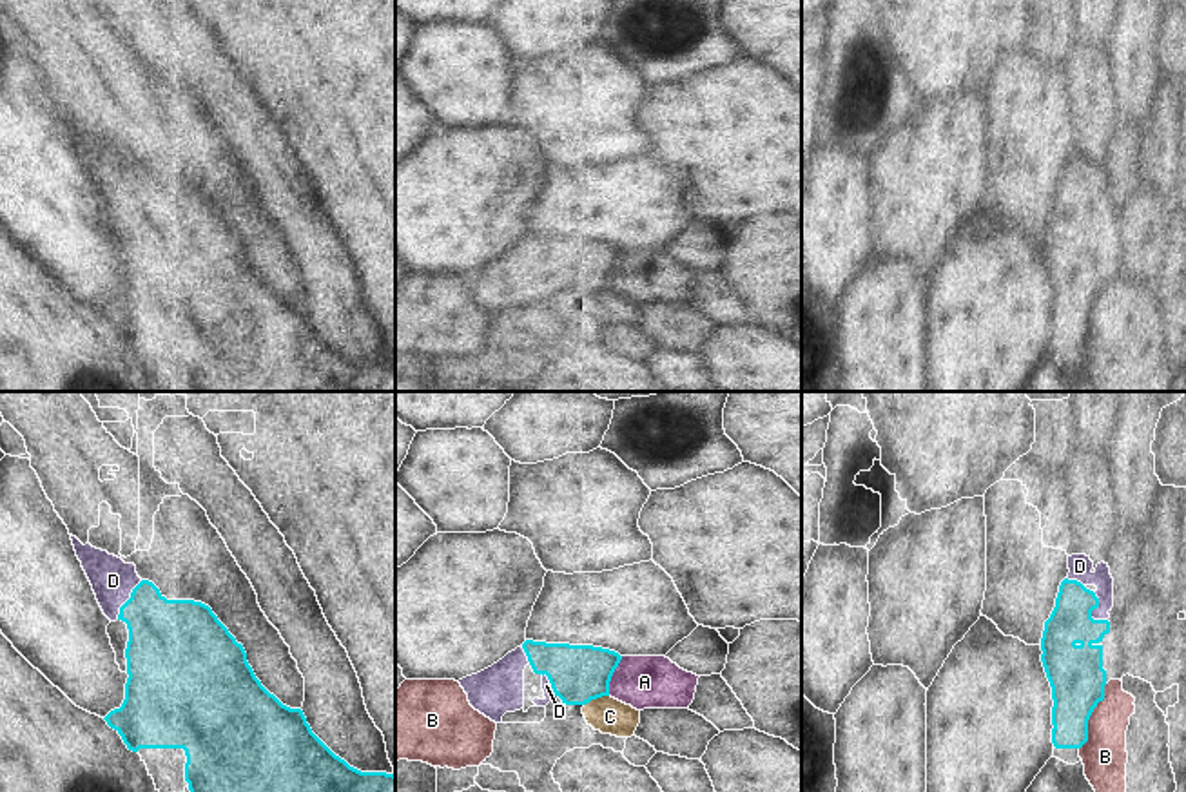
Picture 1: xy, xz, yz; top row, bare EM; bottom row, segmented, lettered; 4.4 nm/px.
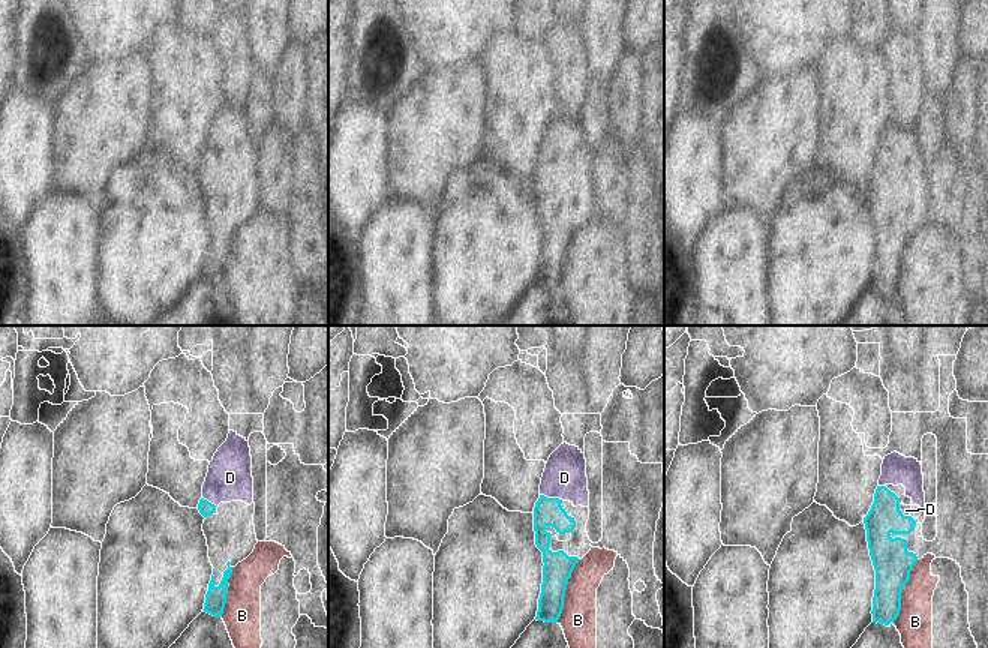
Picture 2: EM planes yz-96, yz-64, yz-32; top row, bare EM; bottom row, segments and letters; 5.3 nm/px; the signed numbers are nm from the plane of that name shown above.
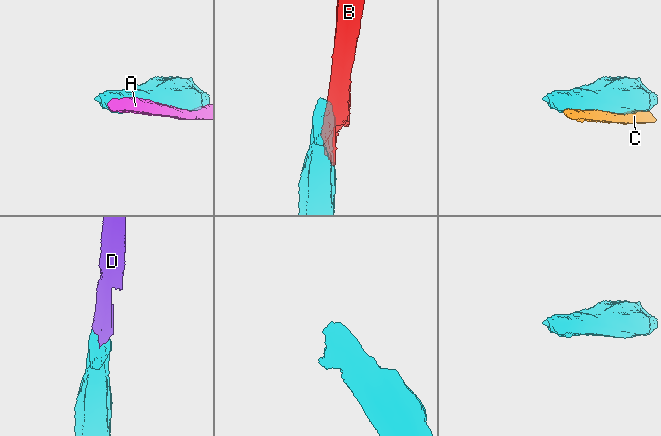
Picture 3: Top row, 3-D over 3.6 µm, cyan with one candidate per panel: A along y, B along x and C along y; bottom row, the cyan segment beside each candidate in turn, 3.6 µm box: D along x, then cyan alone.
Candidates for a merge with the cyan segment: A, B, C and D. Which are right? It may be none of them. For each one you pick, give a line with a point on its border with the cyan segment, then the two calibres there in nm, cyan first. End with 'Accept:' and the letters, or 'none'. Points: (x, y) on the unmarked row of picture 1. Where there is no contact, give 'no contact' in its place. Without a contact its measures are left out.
D: contact yz (1092, 203); calibres 190 and 100 nm
Accept: D

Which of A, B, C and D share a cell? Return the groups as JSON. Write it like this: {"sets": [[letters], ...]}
{"sets": [["A"], ["B"], ["C"], ["D"]]}

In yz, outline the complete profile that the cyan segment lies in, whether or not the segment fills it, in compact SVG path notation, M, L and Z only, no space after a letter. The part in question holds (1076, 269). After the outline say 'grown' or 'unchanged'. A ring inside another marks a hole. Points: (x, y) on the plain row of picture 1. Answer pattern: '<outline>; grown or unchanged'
M1072 149L1068 163L1041 232L1055 343L1081 343L1088 335L1088 314L1104 294L1101 236L1110 227L1108 207L1113 201L1108 158L1095 159L1086 149Z; grown

